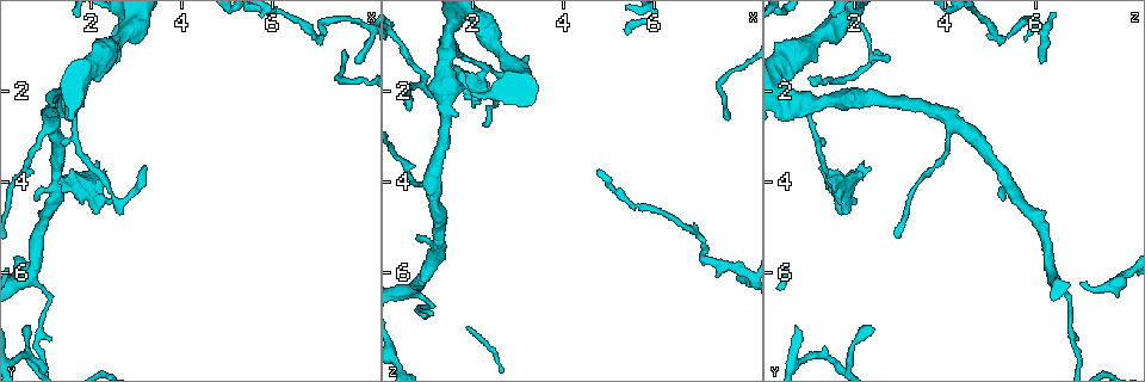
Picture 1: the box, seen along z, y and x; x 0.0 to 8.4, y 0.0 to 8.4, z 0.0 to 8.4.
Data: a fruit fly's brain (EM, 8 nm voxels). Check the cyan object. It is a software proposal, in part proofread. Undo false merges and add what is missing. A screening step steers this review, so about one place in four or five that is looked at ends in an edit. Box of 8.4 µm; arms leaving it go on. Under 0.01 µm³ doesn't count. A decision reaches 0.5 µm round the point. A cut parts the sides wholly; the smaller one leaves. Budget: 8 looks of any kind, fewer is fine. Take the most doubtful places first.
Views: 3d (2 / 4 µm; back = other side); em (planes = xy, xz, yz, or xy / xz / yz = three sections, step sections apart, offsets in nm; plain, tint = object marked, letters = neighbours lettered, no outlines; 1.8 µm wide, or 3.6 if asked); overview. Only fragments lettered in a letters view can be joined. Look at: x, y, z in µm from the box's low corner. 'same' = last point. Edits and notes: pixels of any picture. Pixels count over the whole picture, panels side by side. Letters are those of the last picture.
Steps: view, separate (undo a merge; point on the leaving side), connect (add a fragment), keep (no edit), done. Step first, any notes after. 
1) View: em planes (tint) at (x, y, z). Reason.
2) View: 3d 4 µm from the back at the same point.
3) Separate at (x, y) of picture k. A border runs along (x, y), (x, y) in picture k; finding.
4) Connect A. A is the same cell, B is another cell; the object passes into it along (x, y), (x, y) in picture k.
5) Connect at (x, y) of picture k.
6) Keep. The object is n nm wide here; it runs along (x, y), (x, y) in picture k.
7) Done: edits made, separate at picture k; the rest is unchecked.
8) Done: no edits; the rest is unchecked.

View: 3d 4 µm from the back at (2.20, 4.00, 1.60). Looks like a crossing.

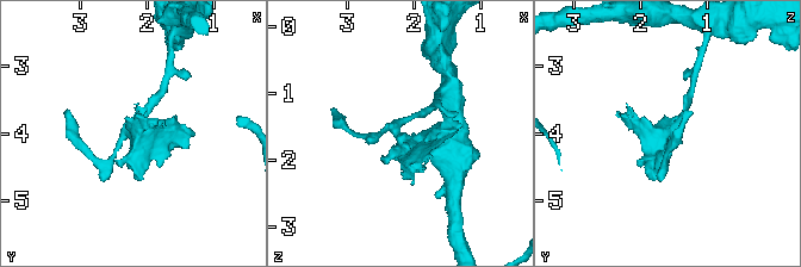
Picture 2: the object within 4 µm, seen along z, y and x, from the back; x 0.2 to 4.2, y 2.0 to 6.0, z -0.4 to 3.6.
View: em planes (tint) at (2.20, 4.00, 1.65). Shape alone is not enough.

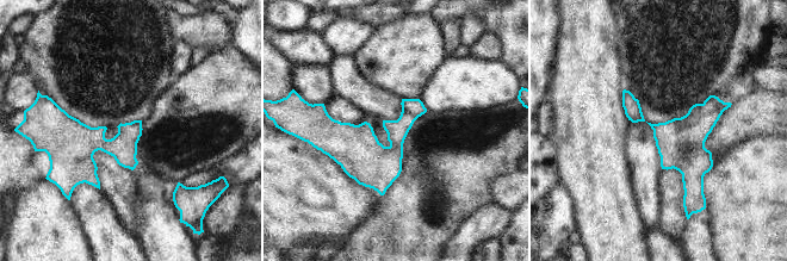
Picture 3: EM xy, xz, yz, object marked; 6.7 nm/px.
View: em planes (letters) at the same point. What lies round it.

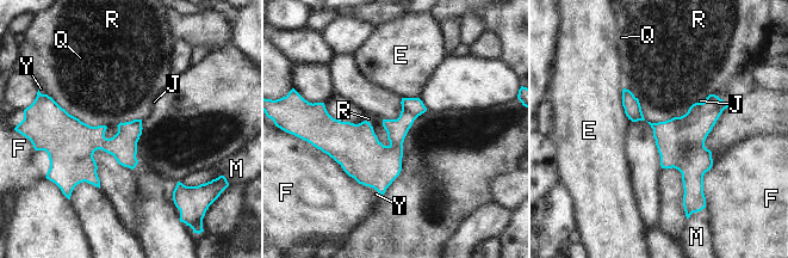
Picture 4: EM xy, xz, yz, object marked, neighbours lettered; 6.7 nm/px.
Keep. E, F, J, M, Q, R and Y are other cells; one neuron here.

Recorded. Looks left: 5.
View: em planes (letters) at (0.70, 6.05, 6.40). Sudden change in width.

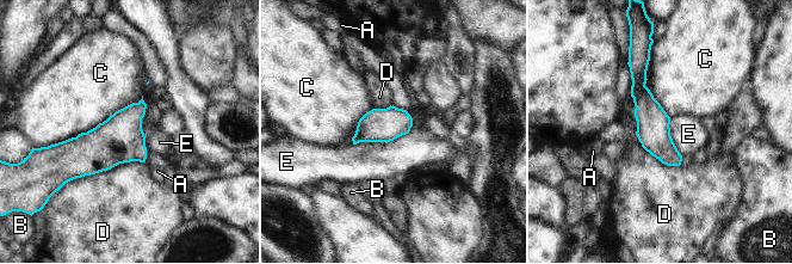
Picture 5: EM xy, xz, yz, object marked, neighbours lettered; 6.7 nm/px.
Keep. The object is 220 nm wide here; A, B, C, D and E are other cells; a border runs along (409, 130), (389, 141), (353, 145) in picture 5; one neuron here.

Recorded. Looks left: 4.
View: em planes (letters) at (7.00, 0.85, 5.25).

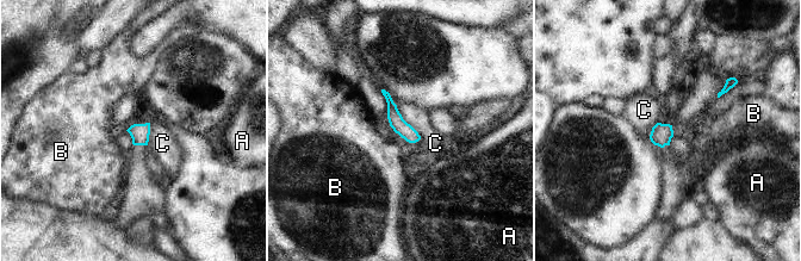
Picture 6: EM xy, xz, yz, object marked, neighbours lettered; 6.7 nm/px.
Keep. The longest contact is with C, 280 nm; A, B and C are other cells; it runs along (390, 103), (395, 119), (415, 138) in picture 6; continuous, no second neuron.

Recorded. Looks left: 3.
Done: no edits; the rest is unchecked.

